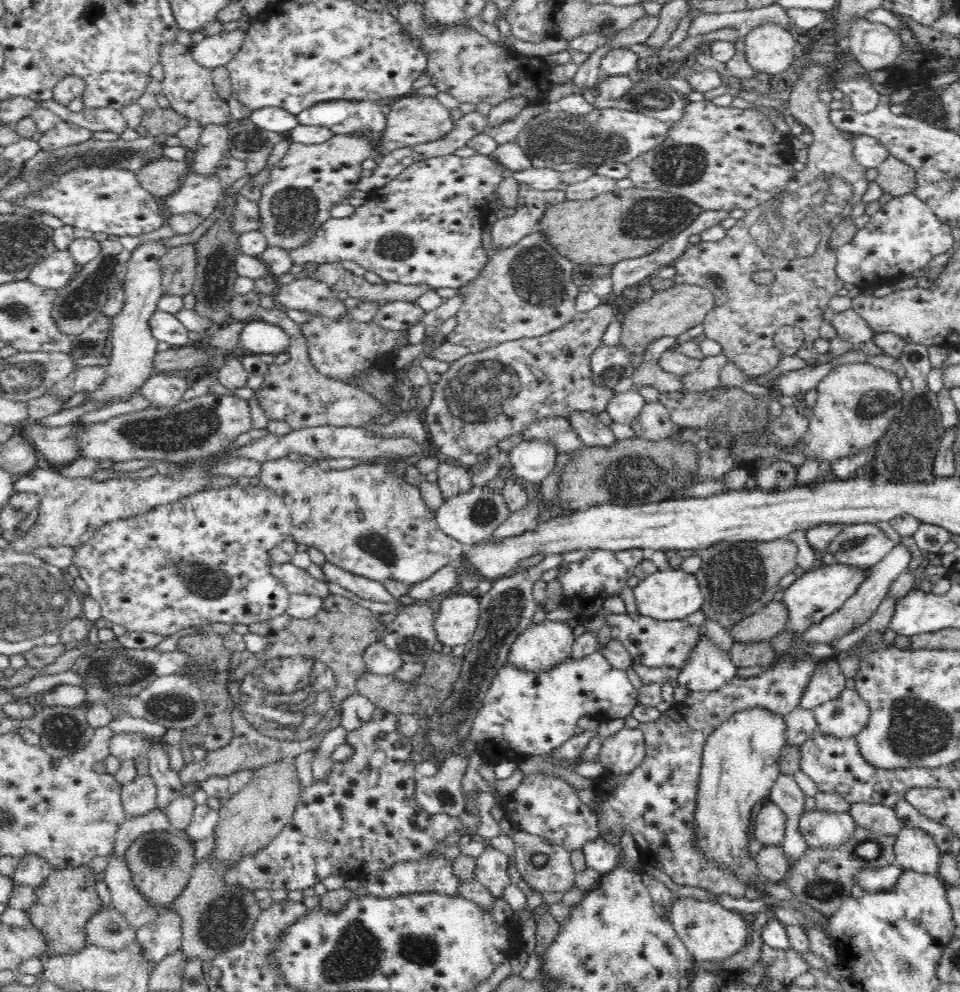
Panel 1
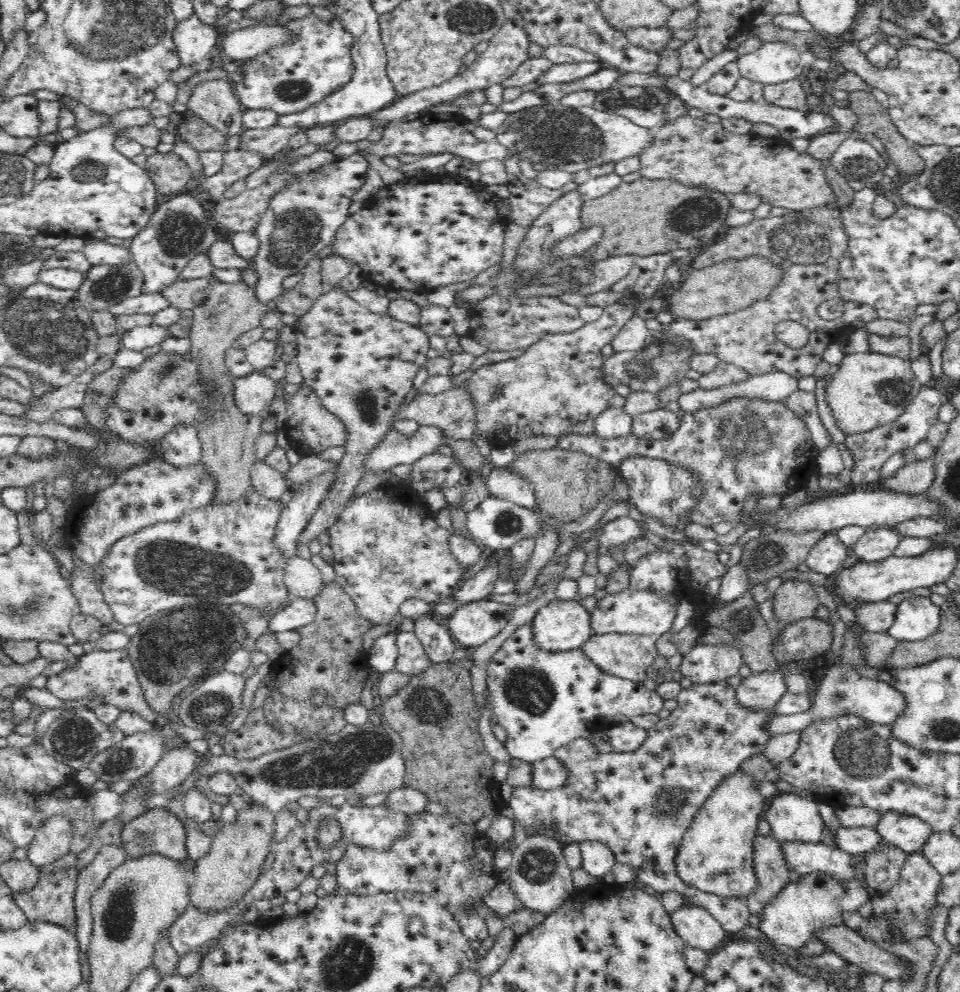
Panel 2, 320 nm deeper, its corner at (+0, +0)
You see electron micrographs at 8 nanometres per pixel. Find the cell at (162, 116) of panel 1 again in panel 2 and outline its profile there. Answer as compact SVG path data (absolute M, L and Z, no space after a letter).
M190 111L169 114L170 123L165 128L176 138L181 138L196 151L223 150L226 151L228 136L218 132L213 126L206 124L198 115Z

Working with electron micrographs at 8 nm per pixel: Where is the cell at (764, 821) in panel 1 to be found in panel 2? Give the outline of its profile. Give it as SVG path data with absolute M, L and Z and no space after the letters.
M777 793L765 818L772 829L770 835L781 843L819 843L828 839L815 799L810 800L796 793Z

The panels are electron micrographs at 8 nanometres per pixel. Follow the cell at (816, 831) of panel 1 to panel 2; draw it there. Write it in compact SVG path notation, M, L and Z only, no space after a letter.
M840 826L836 834L828 836L828 840L842 852L855 856L866 854L881 842L876 828L866 826L856 828Z

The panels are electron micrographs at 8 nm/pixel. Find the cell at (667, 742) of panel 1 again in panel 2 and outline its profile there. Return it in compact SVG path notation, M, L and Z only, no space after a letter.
M720 681L717 683L712 683L708 686L693 683L686 684L684 689L677 695L678 706L670 712L668 718L662 720L656 724L653 728L648 730L646 741L640 746L639 750L634 753L614 753L603 754L598 752L596 746L590 742L588 738L576 738L572 740L568 745L561 746L554 751L553 757L562 760L566 767L570 770L570 777L566 780L566 784L560 788L553 788L550 790L544 790L534 786L533 784L525 787L513 787L512 795L510 796L509 806L512 807L513 813L515 815L516 825L519 829L528 832L528 827L544 826L545 822L554 822L559 826L560 838L554 838L561 845L569 845L572 843L584 842L584 840L594 840L599 842L604 842L612 852L615 854L616 862L626 862L638 869L638 882L642 882L645 885L650 885L655 891L660 893L676 891L686 898L690 898L690 902L694 906L705 908L721 925L724 930L728 932L740 932L744 930L748 923L748 918L750 916L749 906L745 898L734 898L734 897L721 897L717 894L712 894L709 892L701 891L696 888L696 886L688 885L676 870L676 857L678 856L679 848L681 846L682 840L684 839L684 834L686 830L692 824L696 813L699 811L700 805L709 797L712 789L720 782L720 779L724 778L725 775L732 774L741 768L741 765L748 761L752 756L763 753L765 746L768 743L769 736L769 723L771 719L774 719L777 714L775 713L775 708L772 710L765 710L764 708L747 708L743 706L737 698L737 689L732 688L730 684L726 681Z

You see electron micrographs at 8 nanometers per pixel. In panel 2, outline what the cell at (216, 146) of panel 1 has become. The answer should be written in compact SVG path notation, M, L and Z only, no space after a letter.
M229 77L225 80L200 82L187 102L189 111L198 115L224 136L234 136L244 130L241 102L236 98Z

